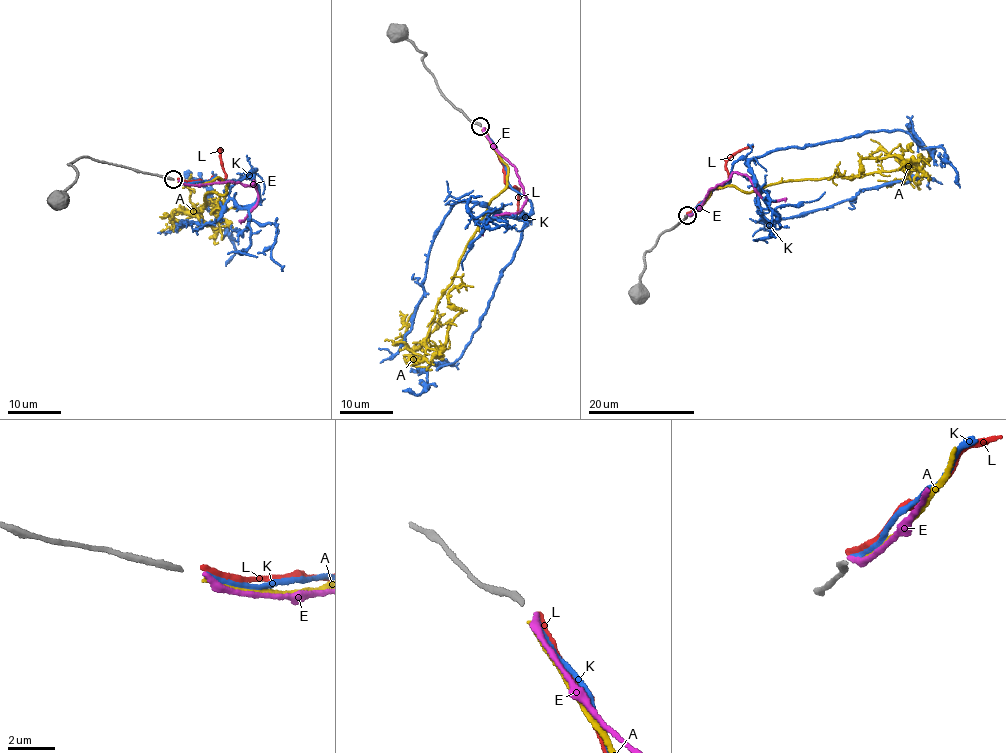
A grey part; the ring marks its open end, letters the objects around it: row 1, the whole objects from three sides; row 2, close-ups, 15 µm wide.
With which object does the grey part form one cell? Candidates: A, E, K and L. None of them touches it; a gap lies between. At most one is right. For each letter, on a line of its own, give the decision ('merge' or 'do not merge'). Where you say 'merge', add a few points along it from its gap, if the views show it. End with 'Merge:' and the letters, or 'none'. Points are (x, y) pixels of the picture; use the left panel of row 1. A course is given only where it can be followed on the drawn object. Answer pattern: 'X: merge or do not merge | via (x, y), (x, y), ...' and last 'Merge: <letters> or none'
A: do not merge
E: merge | via (178, 180), (199, 186), (231, 182), (250, 186), (254, 182), (258, 196), (245, 218), (239, 220)
K: do not merge
L: do not merge
Merge: E

